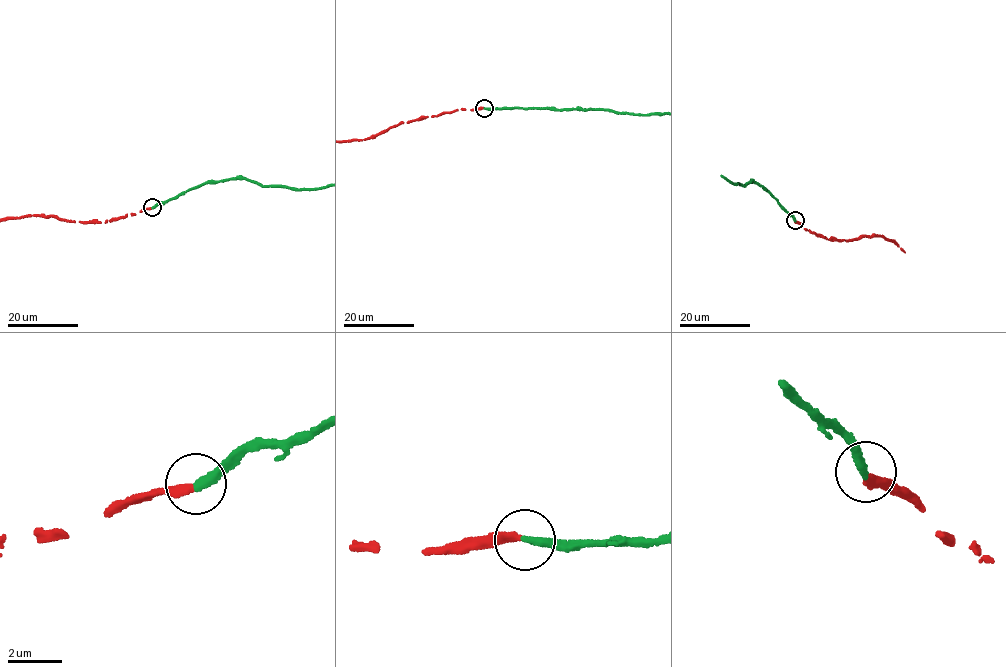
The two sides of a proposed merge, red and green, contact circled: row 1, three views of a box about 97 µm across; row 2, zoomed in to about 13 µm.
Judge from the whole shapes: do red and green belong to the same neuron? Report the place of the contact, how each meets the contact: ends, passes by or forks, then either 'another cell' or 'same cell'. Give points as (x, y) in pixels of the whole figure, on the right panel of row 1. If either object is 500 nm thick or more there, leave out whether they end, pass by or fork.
at (795, 220); red ends there; green ends there; same cell

